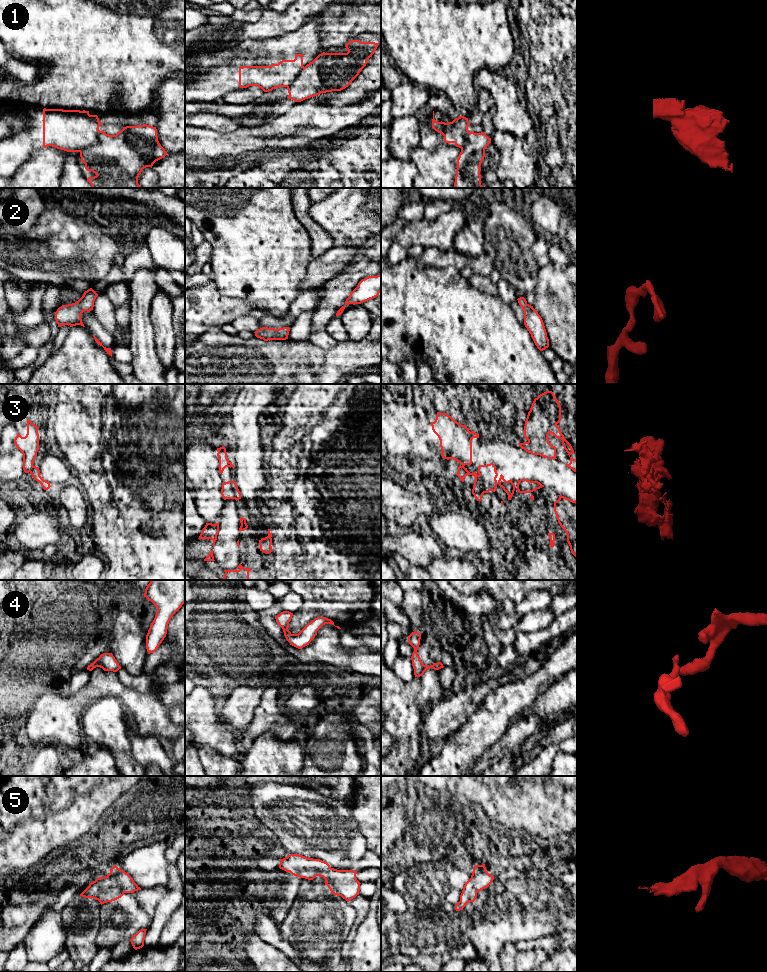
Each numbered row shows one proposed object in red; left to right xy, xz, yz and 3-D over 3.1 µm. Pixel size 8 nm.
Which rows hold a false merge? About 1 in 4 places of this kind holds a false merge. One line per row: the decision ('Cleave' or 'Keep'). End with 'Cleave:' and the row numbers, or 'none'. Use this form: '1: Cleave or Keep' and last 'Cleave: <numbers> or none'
1: Cleave
2: Keep
3: Keep
4: Keep
5: Keep
Cleave: 1

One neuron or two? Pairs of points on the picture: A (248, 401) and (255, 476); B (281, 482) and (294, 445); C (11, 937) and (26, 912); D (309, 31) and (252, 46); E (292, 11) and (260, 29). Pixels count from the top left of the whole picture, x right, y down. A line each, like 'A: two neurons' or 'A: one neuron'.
A: one neuron
B: one neuron
C: one neuron
D: one neuron
E: one neuron

